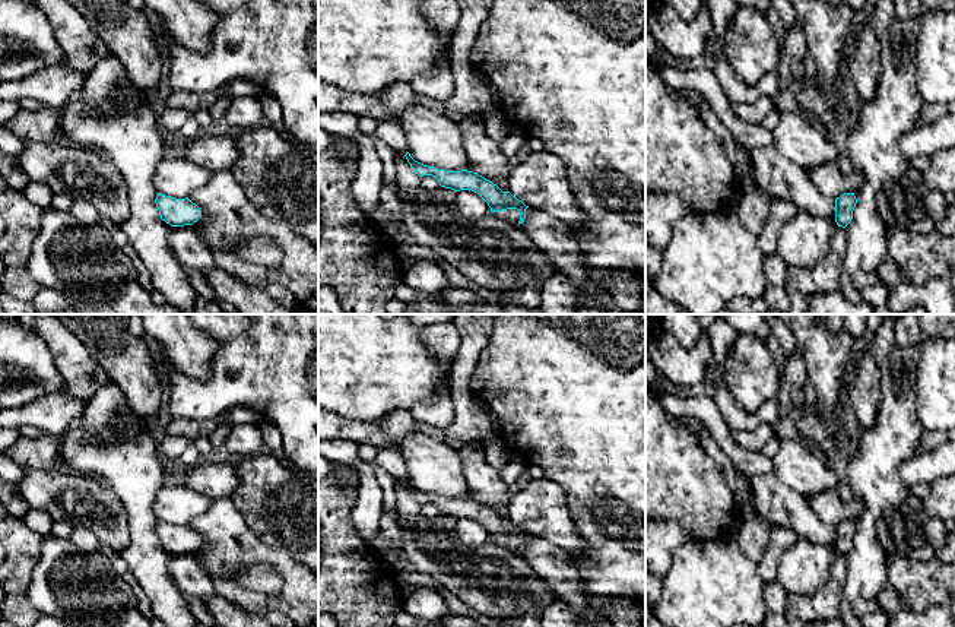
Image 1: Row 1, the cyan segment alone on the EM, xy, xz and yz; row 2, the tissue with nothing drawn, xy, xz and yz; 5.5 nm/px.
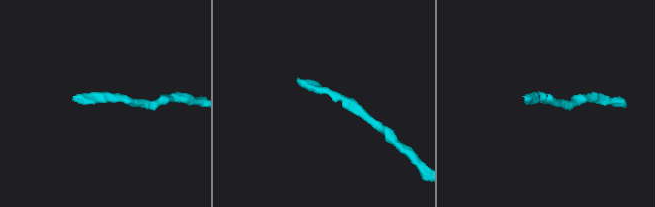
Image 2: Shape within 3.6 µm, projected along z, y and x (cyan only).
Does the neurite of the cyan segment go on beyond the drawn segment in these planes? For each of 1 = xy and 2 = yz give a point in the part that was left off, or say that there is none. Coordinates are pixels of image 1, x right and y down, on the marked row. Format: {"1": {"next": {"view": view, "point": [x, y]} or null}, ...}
{"1": {"next": null}, "2": {"next": null}}

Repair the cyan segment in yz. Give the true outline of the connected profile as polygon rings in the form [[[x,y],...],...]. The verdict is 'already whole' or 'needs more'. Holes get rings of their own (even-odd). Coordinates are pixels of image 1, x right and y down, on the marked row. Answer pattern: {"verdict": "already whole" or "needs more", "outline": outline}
{"verdict": "already whole", "outline": [[[844,193],[835,199],[835,222],[838,227],[845,228],[851,222],[856,203],[854,193]]]}

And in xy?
{"verdict": "already whole", "outline": [[[158,193],[155,203],[159,210],[161,219],[171,227],[193,225],[202,218],[200,208],[188,197],[175,199]]]}

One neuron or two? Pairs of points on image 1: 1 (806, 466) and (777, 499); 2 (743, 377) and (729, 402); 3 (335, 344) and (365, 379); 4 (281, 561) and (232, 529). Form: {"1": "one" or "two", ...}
{"1": "two", "2": "two", "3": "one", "4": "one"}

